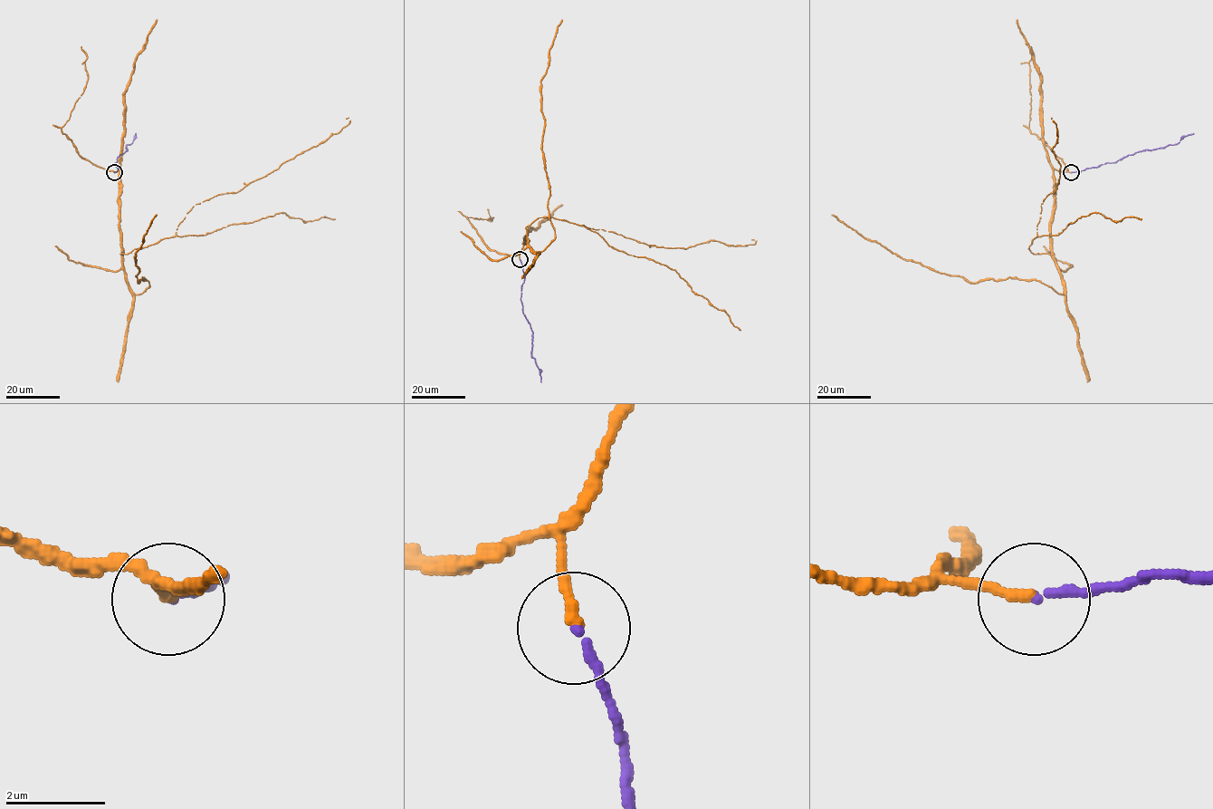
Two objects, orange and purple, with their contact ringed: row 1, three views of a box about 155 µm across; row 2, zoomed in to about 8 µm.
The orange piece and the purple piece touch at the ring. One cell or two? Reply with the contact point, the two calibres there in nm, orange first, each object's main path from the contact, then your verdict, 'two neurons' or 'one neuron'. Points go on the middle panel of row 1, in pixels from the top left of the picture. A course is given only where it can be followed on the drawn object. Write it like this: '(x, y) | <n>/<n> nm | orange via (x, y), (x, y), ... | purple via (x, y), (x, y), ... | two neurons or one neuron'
(520, 259) | 240/180 nm | orange via (520, 259), (524, 239), (535, 252), (542, 251), (555, 238), (542, 149), (545, 119), (540, 80), (562, 19) | purple via (520, 260), (524, 275), (521, 287), (522, 312), (532, 332), (531, 355), (541, 381) | one neuron

